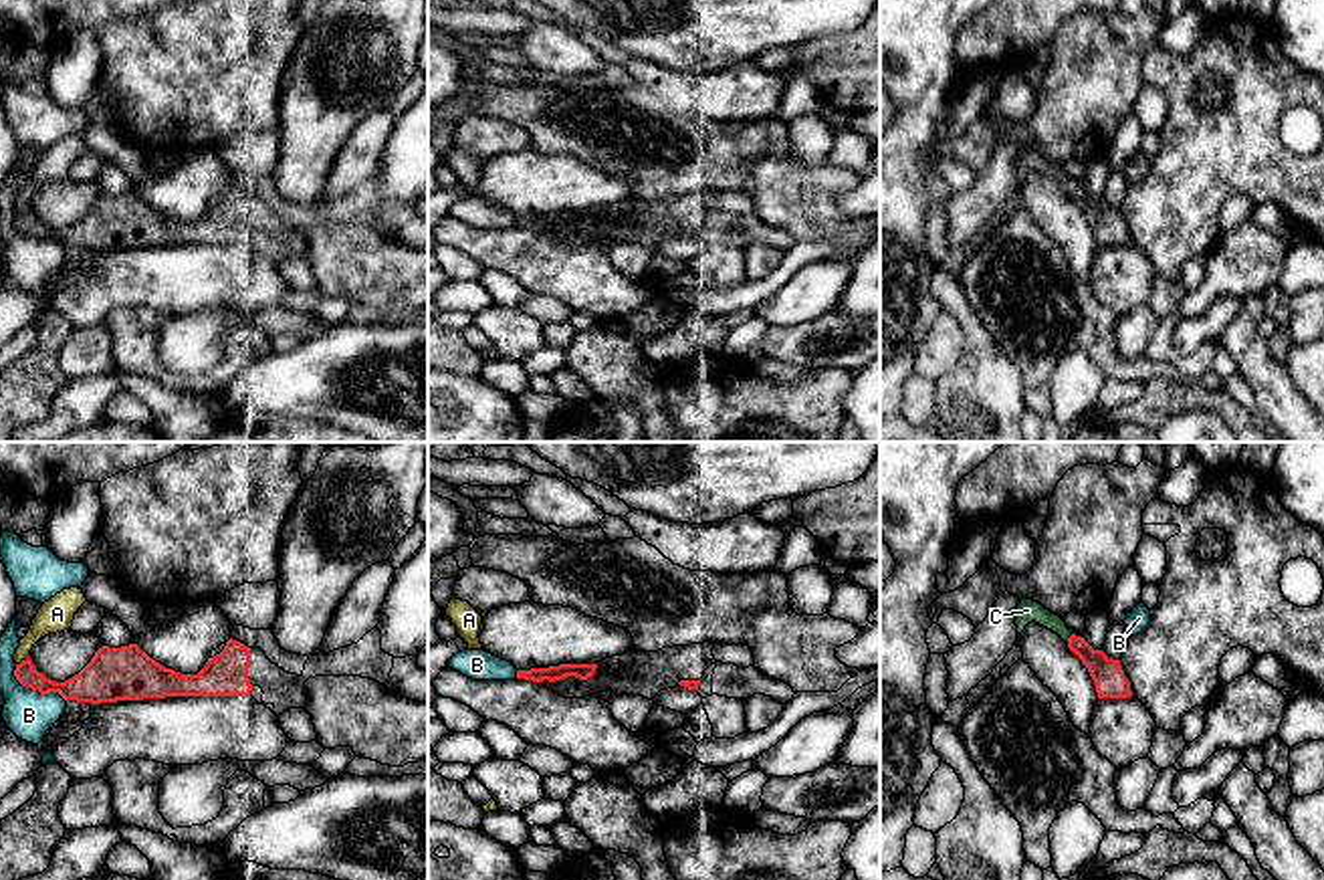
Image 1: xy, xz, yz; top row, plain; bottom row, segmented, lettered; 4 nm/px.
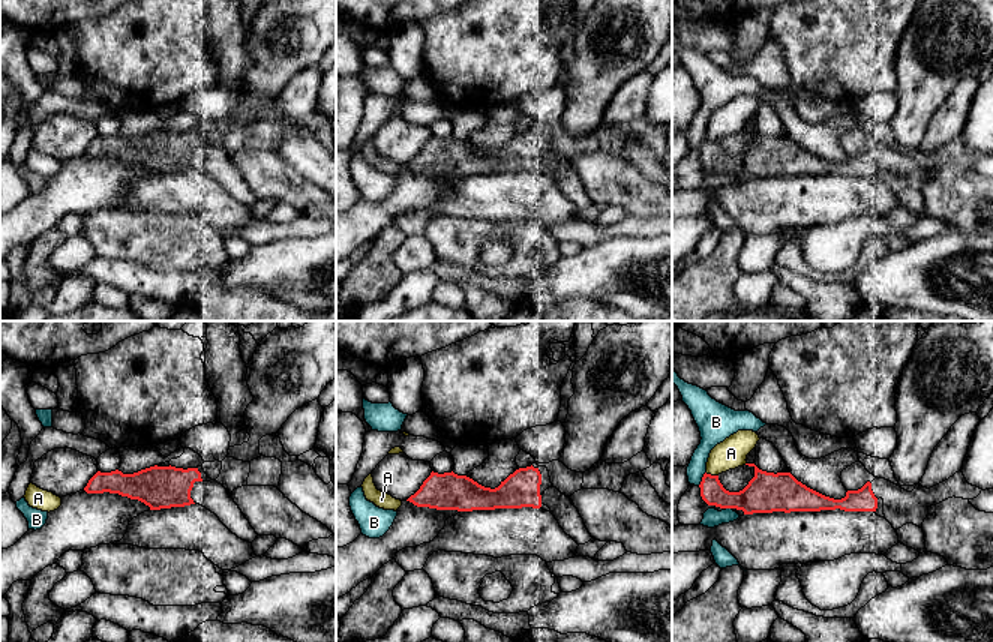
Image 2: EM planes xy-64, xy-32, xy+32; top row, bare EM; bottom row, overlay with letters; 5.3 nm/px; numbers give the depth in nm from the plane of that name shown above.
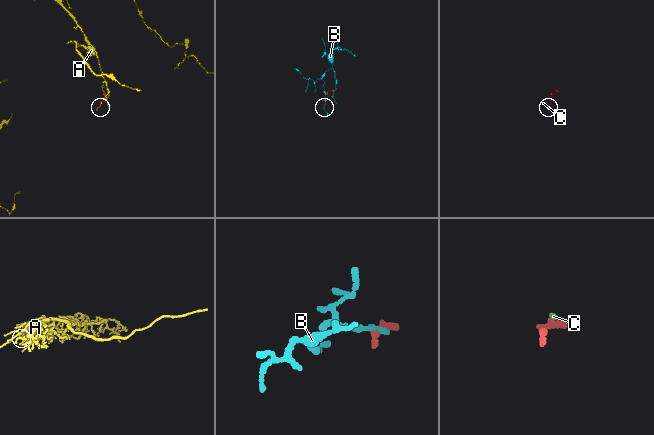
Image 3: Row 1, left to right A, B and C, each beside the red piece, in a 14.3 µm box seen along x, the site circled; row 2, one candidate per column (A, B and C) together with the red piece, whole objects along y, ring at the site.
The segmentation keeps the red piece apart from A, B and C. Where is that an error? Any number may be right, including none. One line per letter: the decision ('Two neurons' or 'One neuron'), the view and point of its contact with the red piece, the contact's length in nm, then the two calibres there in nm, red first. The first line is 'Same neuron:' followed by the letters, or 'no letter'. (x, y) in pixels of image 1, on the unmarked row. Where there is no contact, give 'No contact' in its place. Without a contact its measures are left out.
Same neuron: C
A: Two neurons. Touches red at xy (23, 208). Shared border 70 nm. Thickness 100 nm (red) against 140 nm
B: Two neurons. Touches red at xy (35, 237). Shared border 260 nm. Thickness 160 nm (red) against 190 nm
C: One neuron. Touches red at yz (1072, 182). Shared border 80 nm. Thickness 130 nm (red) against 90 nm

